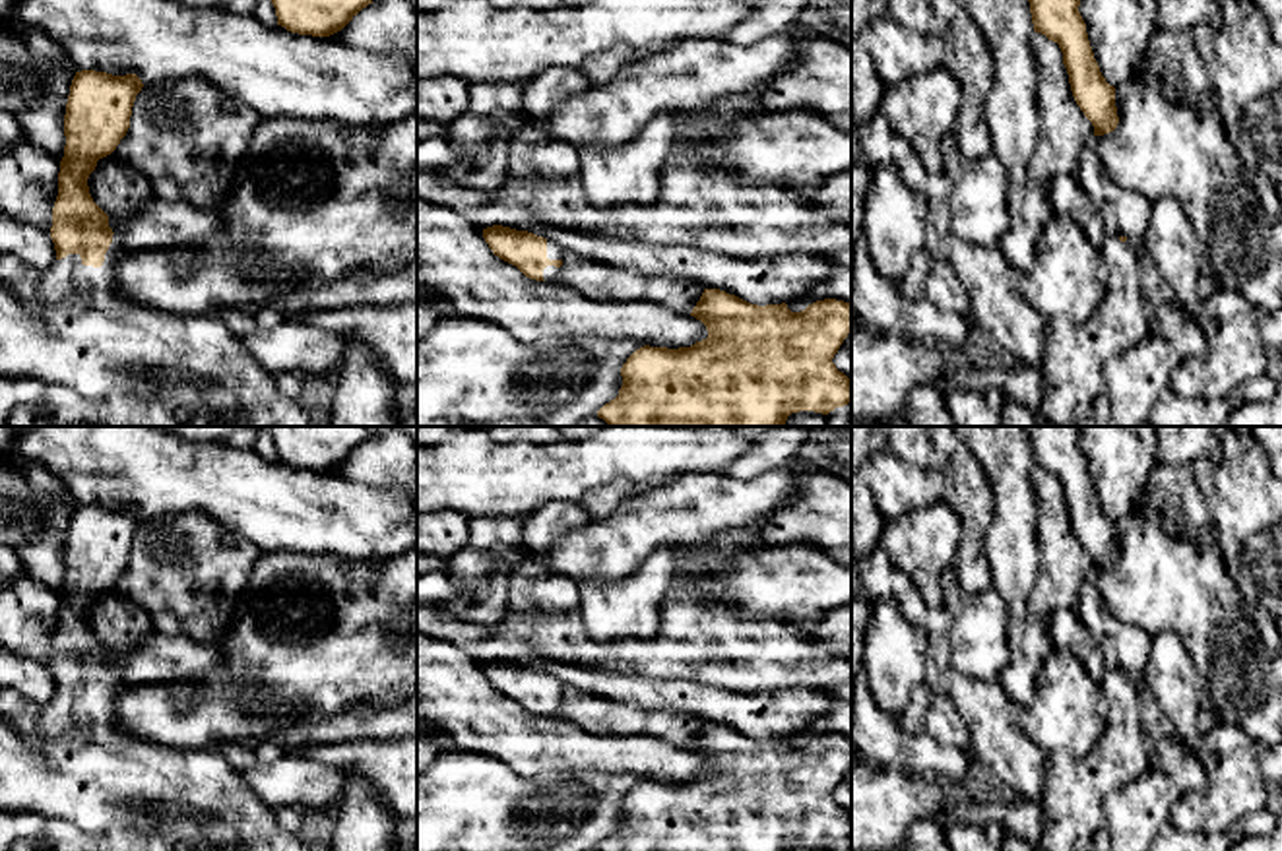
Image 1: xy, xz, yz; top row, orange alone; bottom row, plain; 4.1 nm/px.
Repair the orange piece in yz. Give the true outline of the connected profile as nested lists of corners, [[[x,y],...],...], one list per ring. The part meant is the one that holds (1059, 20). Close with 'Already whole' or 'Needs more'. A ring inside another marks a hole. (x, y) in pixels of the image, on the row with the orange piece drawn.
[[[1028,0],[1034,31],[1057,43],[1073,97],[1094,126],[1094,136],[1117,128],[1115,87],[1106,81],[1094,58],[1080,0]]]. Already whole

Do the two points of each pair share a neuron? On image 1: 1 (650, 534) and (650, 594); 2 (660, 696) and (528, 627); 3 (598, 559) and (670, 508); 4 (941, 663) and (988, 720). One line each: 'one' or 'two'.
1: two
2: two
3: one
4: one

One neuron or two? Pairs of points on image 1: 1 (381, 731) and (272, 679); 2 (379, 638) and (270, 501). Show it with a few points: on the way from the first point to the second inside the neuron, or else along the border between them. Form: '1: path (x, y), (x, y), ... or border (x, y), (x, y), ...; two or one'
1: border (344, 708), (332, 714), (303, 714), (295, 724); two
2: border (270, 551), (332, 555), (344, 565), (359, 565); two

